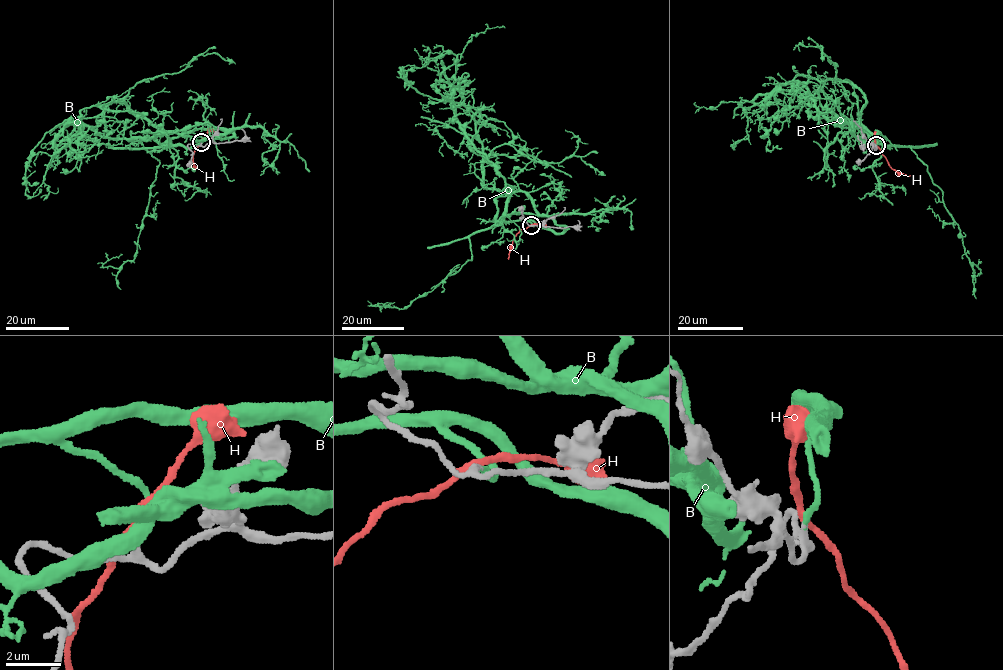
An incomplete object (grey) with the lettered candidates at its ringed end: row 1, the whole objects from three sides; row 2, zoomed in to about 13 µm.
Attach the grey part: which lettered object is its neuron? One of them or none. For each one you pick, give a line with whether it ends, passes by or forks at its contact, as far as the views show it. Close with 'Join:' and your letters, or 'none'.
B: it ends
Join: B

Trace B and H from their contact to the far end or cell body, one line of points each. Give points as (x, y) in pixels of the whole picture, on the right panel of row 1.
B: (876, 146), (879, 131), (884, 141), (823, 116), (797, 82), (763, 105), (742, 100), (747, 138), (732, 140)
H: (876, 145), (889, 165), (911, 176)

